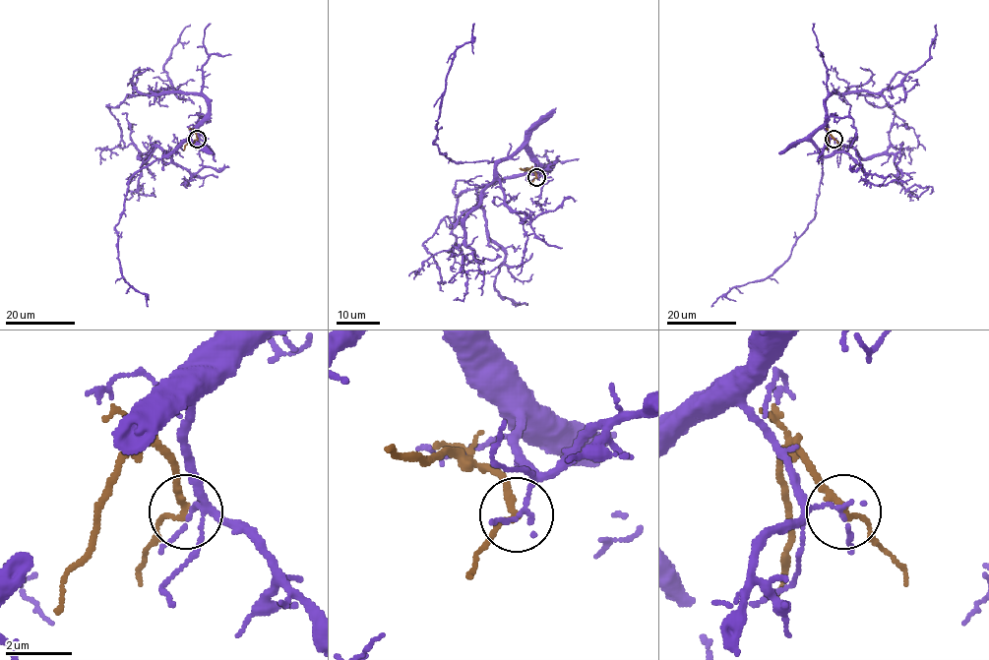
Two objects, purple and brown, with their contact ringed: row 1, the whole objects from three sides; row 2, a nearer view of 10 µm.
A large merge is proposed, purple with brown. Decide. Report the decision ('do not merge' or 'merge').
do not merge

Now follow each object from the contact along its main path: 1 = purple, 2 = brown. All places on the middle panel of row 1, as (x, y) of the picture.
1: (536, 177), (535, 161), (524, 148), (496, 161), (454, 162), (433, 143), (454, 51), (471, 39), (473, 24)
2: (536, 177), (528, 168), (519, 168)

